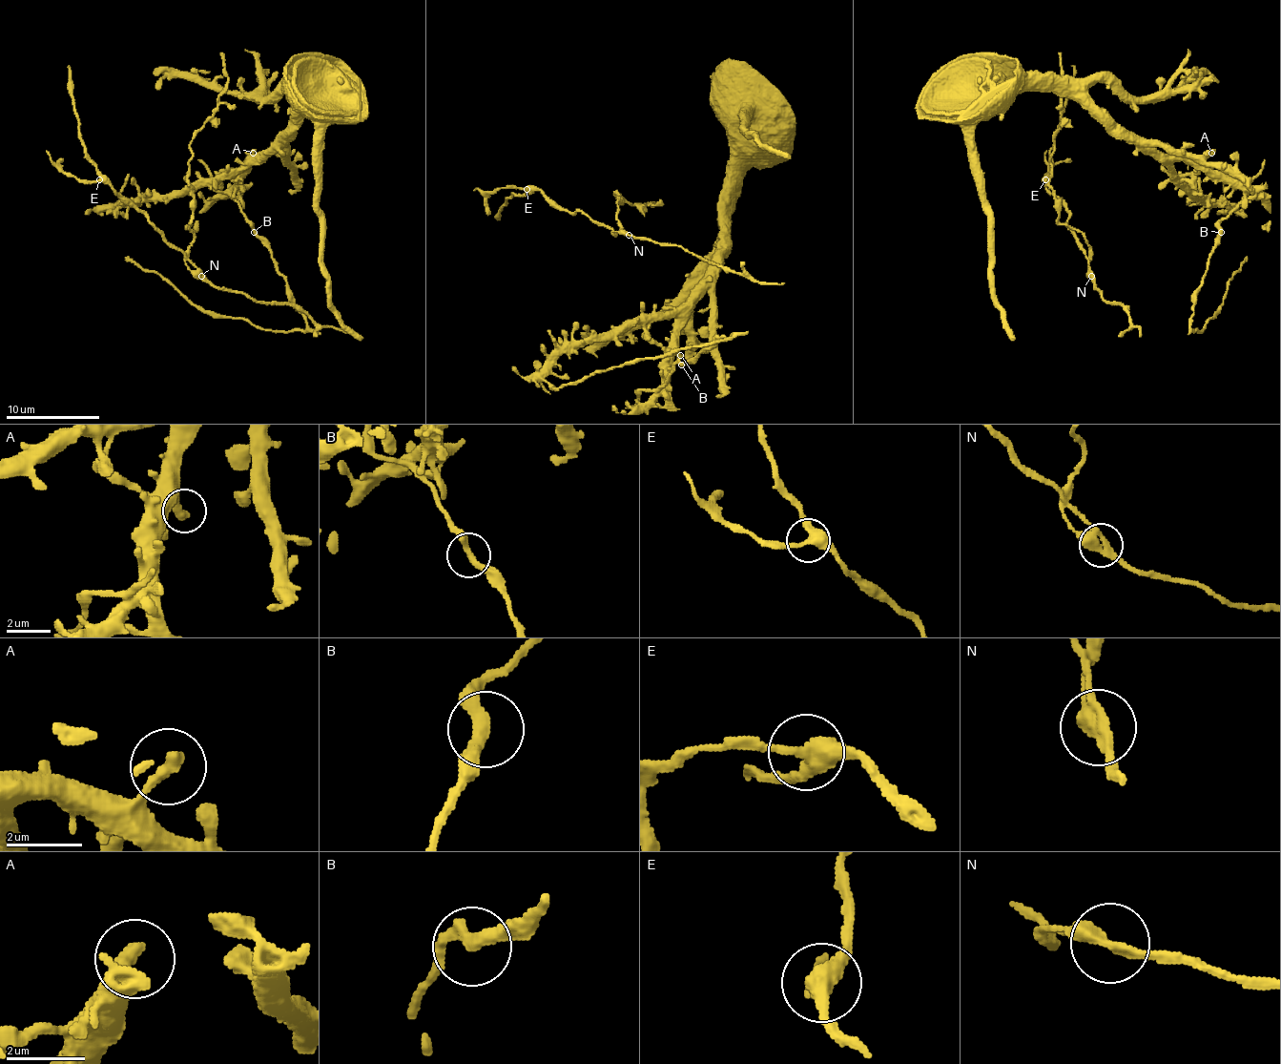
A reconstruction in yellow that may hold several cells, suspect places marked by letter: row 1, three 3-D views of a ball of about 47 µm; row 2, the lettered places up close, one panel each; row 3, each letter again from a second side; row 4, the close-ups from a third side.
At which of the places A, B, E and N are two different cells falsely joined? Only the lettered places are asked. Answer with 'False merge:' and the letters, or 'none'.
False merge: E, N

